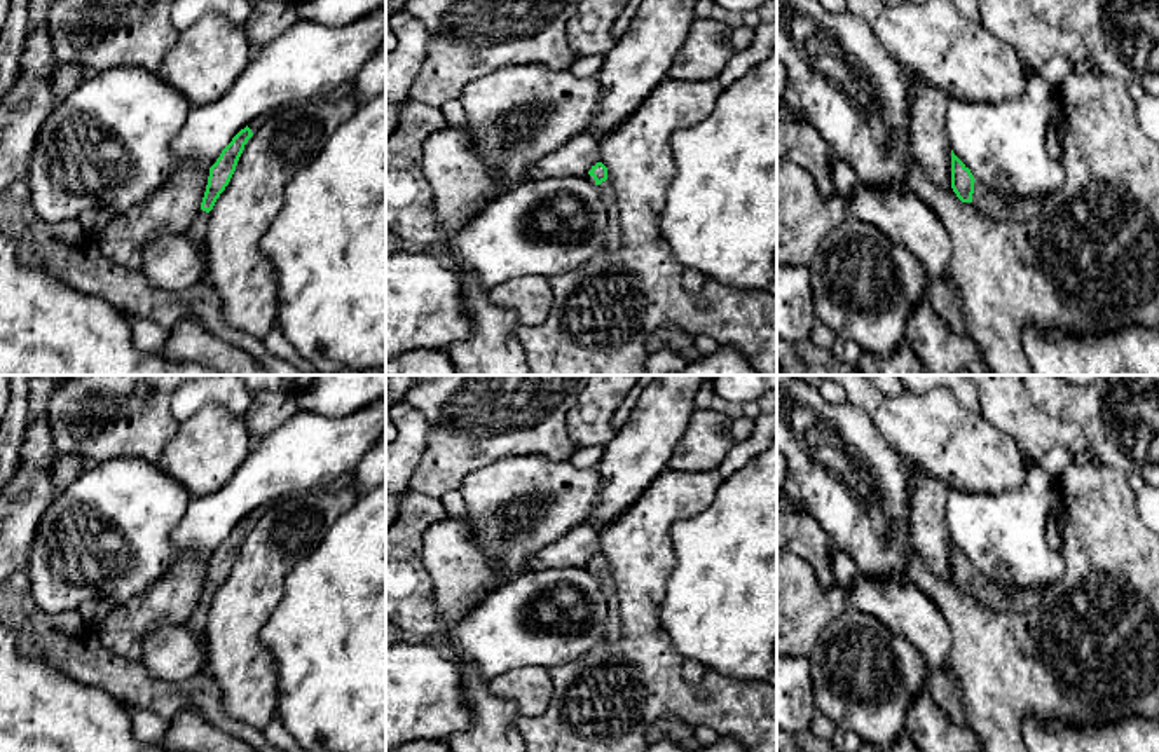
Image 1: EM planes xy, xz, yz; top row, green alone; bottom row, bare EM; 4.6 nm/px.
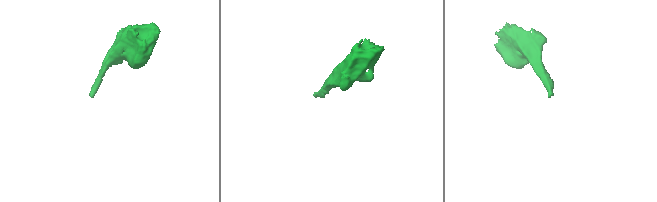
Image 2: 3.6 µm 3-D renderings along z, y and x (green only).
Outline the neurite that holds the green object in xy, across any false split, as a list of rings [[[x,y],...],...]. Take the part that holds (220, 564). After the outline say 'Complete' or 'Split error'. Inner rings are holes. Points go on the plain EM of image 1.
[[[248,516],[244,520],[241,520],[232,529],[232,532],[222,541],[216,553],[209,558],[208,576],[206,576],[206,583],[204,583],[204,588],[201,593],[201,602],[197,604],[192,616],[187,619],[187,626],[194,633],[197,633],[201,637],[206,633],[206,616],[209,611],[209,602],[213,600],[220,585],[229,576],[229,572],[236,562],[237,551],[244,541],[244,536],[248,534],[248,530],[251,527],[253,527],[253,523]]]. Split error

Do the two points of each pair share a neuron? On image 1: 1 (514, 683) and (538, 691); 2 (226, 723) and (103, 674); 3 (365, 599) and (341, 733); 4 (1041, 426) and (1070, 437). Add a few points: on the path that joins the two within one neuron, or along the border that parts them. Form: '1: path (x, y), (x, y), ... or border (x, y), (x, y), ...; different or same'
1: path (519, 686), (528, 686), (533, 691); same
2: path (196, 695), (154, 695), (133, 686); same
3: path (365, 632), (365, 670), (342, 693), (341, 700); same
4: path (1048, 433), (1063, 435); same

